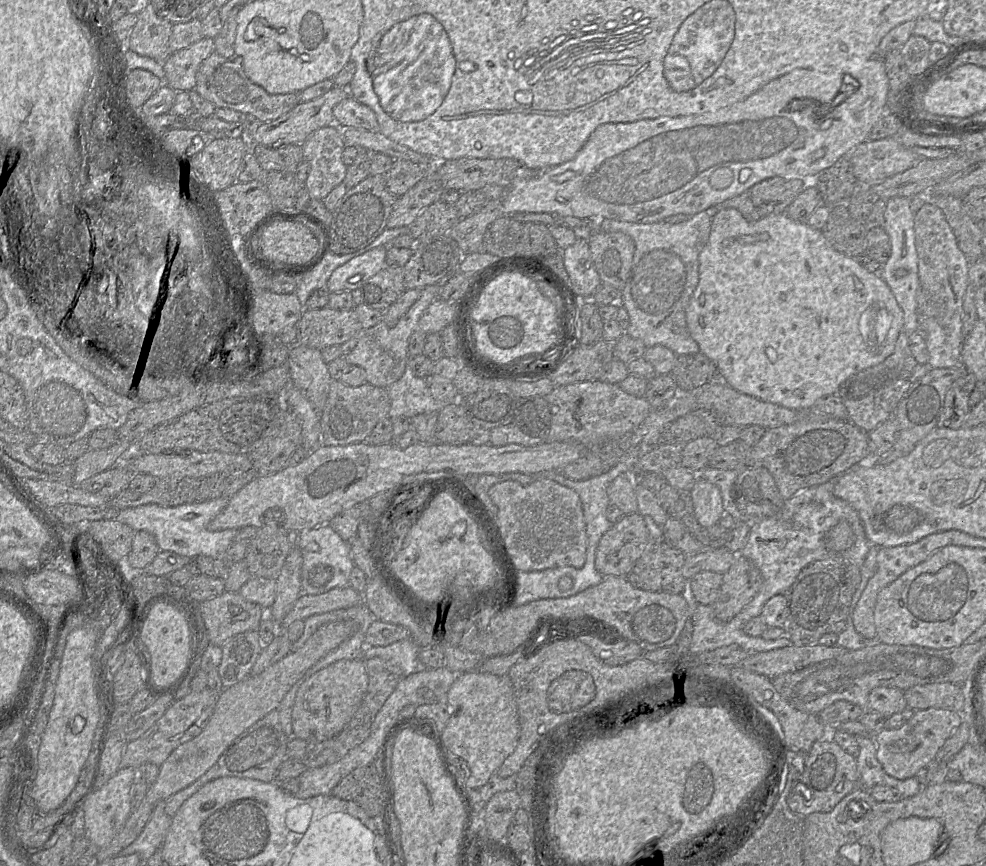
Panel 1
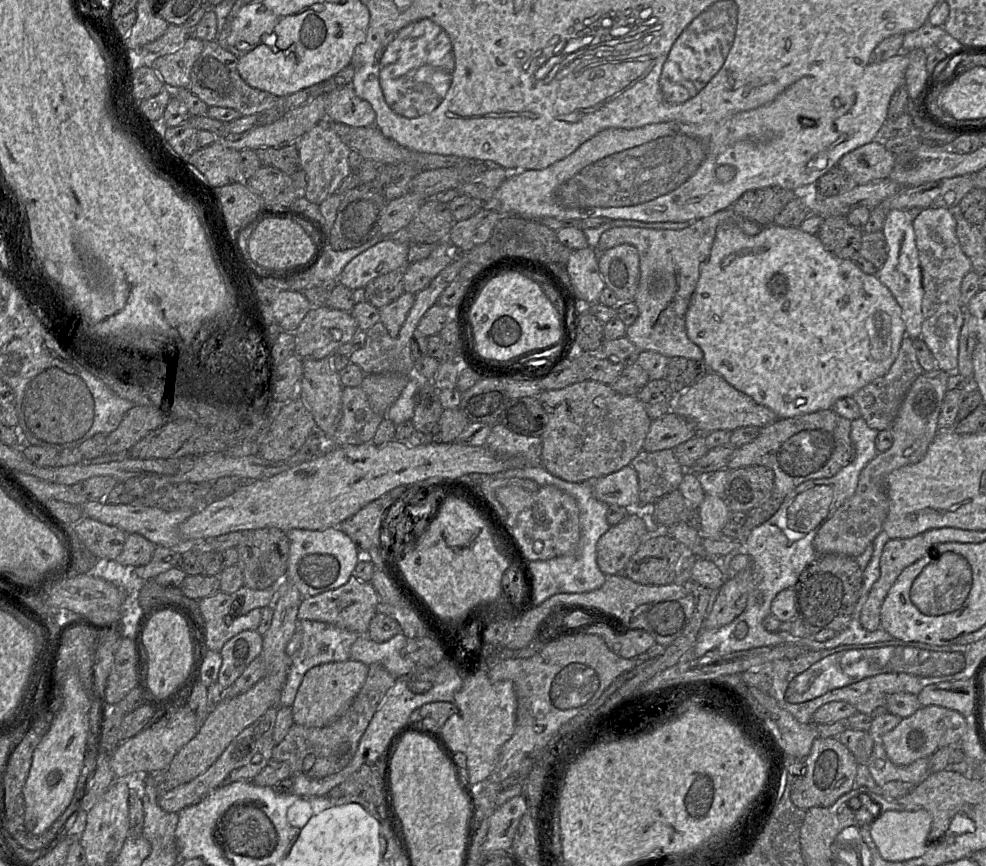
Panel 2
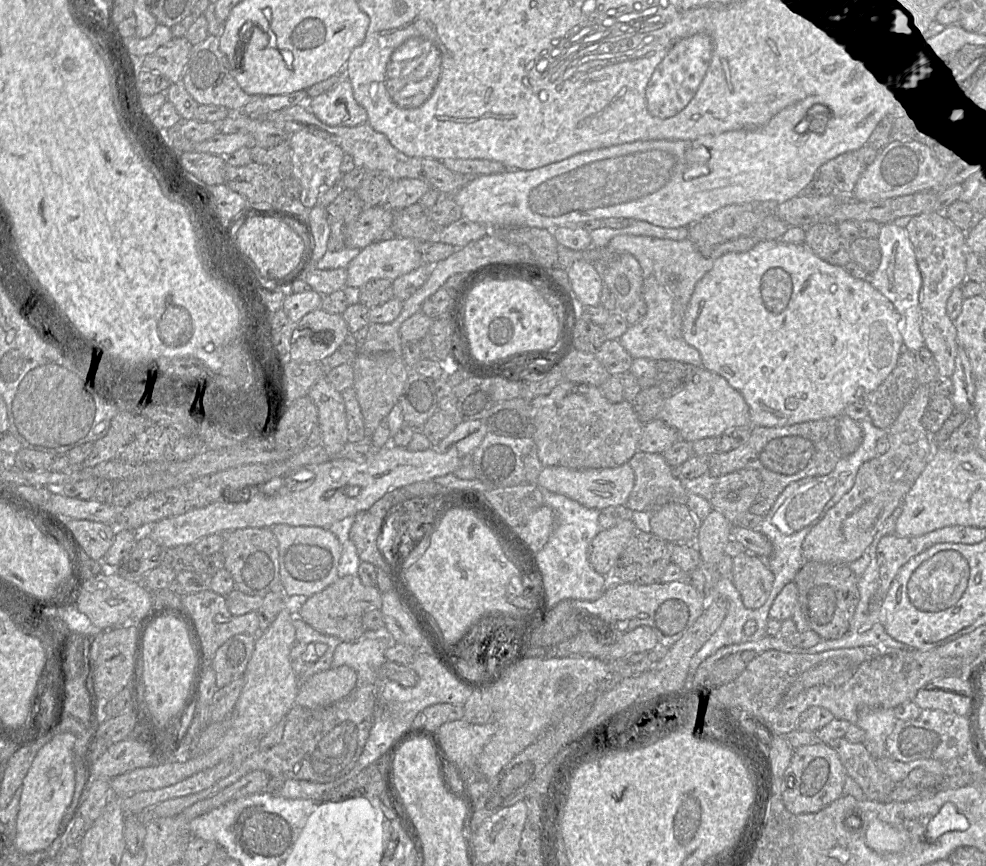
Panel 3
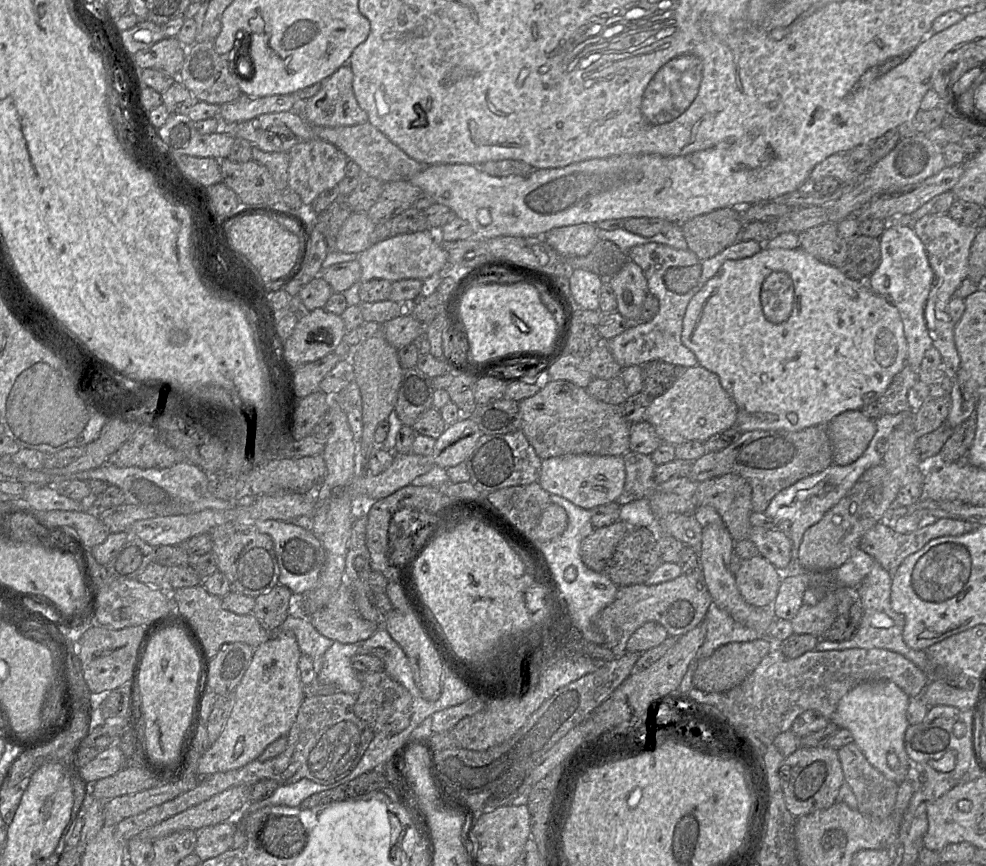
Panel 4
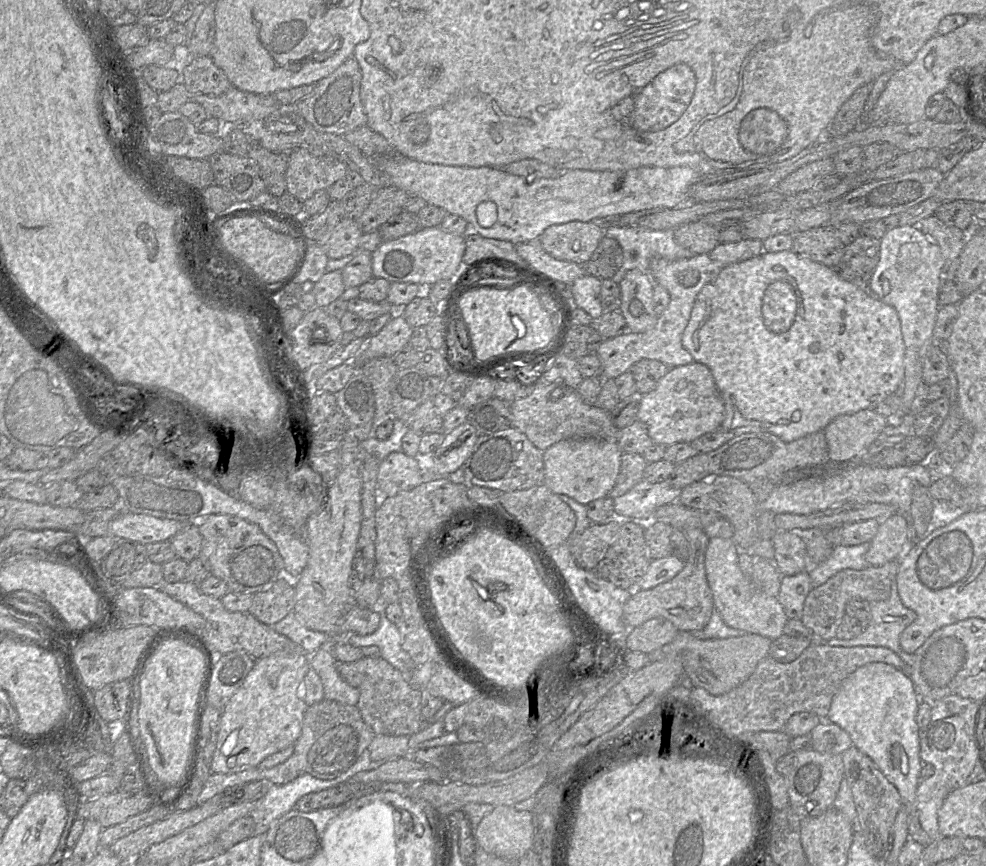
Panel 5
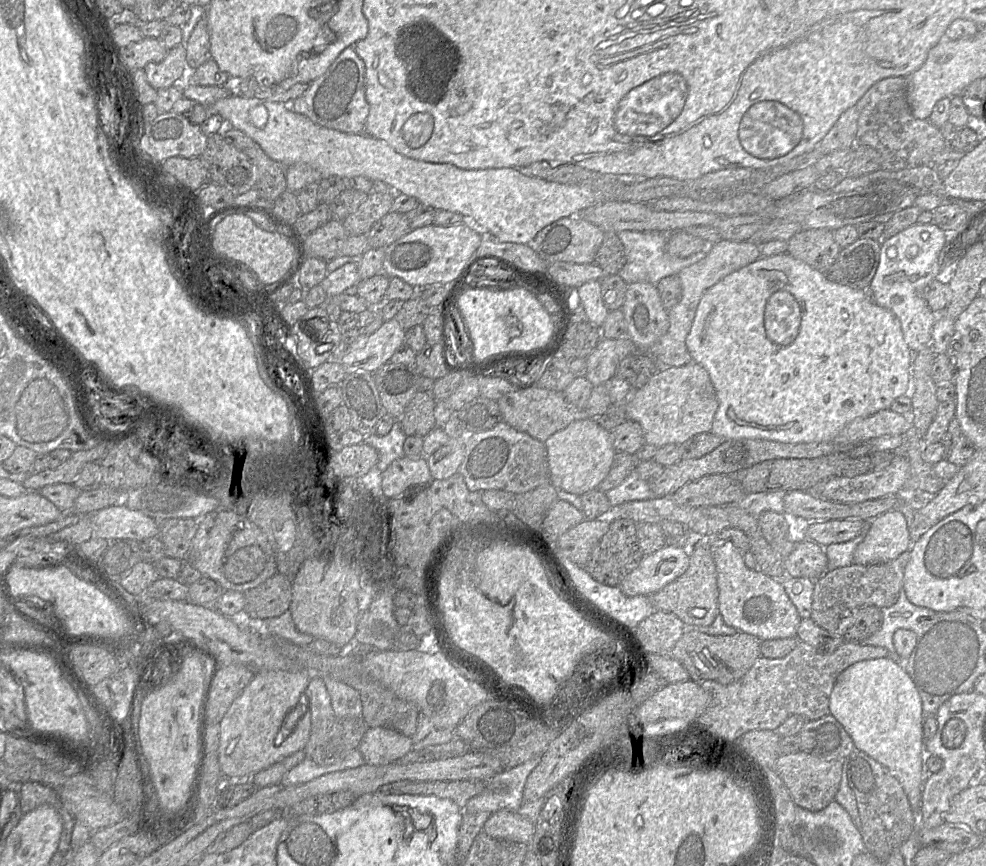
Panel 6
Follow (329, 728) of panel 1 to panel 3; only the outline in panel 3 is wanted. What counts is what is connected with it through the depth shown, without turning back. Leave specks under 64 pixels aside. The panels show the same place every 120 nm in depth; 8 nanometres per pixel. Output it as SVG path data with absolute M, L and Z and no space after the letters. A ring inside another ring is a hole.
M346 665L331 667L311 676L299 687L296 705L324 707L346 697L357 686L356 671Z

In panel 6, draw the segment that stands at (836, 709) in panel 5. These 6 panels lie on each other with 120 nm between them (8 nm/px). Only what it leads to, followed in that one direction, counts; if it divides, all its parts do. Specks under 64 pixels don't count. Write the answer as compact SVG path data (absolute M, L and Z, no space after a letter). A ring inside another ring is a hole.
M890 656L859 661L837 677L829 709L850 735L855 748L886 767L899 781L914 813L916 830L922 827L922 789L932 773L926 764L922 701L907 672Z

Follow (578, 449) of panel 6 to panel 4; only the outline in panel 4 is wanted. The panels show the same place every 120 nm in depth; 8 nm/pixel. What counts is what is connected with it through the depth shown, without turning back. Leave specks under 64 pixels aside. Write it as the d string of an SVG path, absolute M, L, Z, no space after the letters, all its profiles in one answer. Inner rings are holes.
M564 455L542 460L538 483L550 494L561 496L587 510L616 502L624 489L626 469L623 456Z

